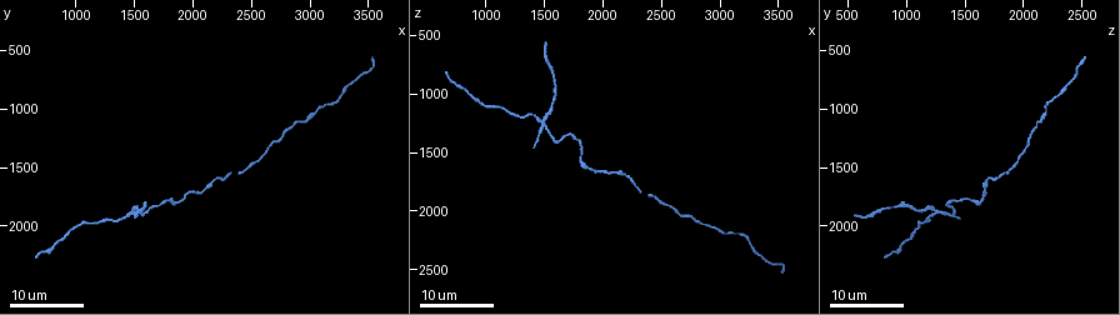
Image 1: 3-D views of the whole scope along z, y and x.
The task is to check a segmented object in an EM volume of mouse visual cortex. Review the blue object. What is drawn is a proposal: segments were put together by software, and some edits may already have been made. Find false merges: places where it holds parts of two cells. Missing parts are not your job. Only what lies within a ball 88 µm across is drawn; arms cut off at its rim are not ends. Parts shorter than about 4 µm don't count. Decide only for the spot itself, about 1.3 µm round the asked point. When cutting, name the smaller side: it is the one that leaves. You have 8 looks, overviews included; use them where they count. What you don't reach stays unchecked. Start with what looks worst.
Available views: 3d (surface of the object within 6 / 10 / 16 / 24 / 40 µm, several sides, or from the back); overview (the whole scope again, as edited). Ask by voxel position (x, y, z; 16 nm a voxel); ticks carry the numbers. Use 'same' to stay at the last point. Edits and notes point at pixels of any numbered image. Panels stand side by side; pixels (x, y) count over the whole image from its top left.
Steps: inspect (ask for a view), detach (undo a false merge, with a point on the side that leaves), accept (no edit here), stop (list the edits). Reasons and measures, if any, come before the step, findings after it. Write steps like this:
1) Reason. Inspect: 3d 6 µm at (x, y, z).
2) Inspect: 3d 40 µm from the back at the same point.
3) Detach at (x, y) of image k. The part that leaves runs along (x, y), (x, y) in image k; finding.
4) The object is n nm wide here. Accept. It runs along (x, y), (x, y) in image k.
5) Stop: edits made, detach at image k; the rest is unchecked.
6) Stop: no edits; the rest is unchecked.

Four or more arms meet. Inspect: 3d 16 µm at (1480, 1860, 1240).

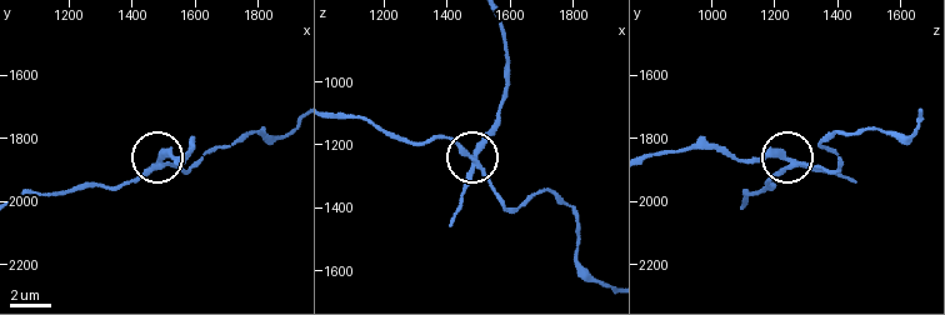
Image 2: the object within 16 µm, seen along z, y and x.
Inspect: 3d 6 µm at (1490, 1860, 1230).

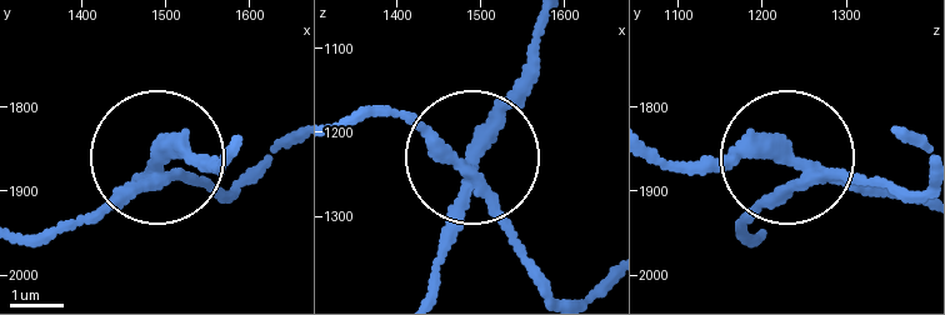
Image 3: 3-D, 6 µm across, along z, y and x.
4 arms meet here. Detach at (188, 135) of image 3. The part that leaves runs along (809, 165), (760, 151), (653, 161) in image 3; two cells meet here.

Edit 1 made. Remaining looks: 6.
Narrows sharply. Inspect: 3d 16 µm at (880, 2140, 1000).

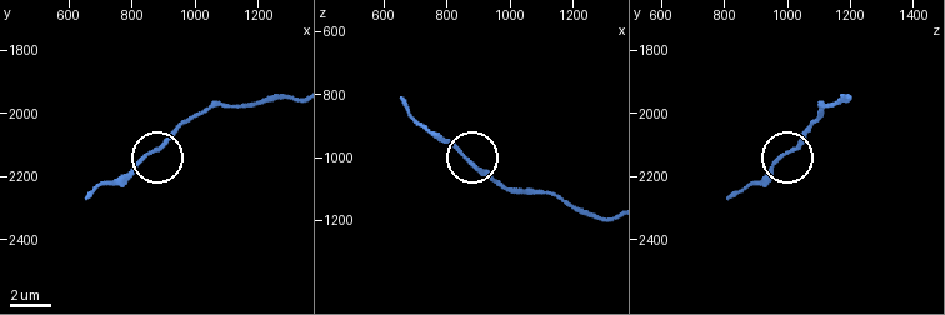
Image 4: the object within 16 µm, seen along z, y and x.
Inspect: 3d 10 µm at (870, 2120, 1010).

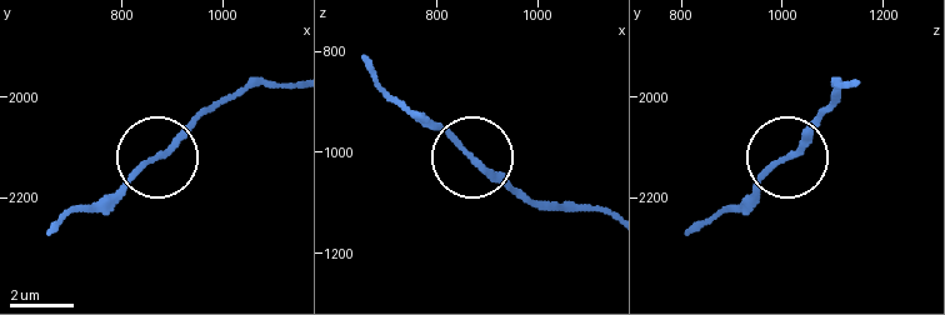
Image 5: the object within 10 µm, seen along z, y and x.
Accept. It runs along (288, 85), (231, 93), (105, 205) in image 5; continuous, no second cell.

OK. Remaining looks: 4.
Thick turns thin. Inspect: 3d 24 µm at (1780, 1800, 1400).

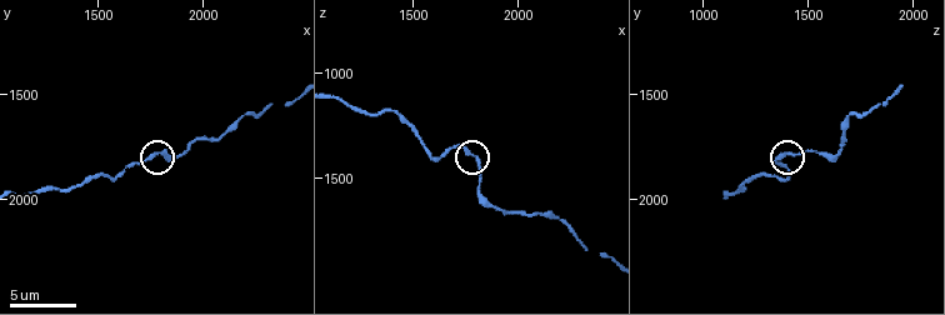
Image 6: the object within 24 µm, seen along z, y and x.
Inspect: 3d 6 µm at (1800, 1770, 1420).

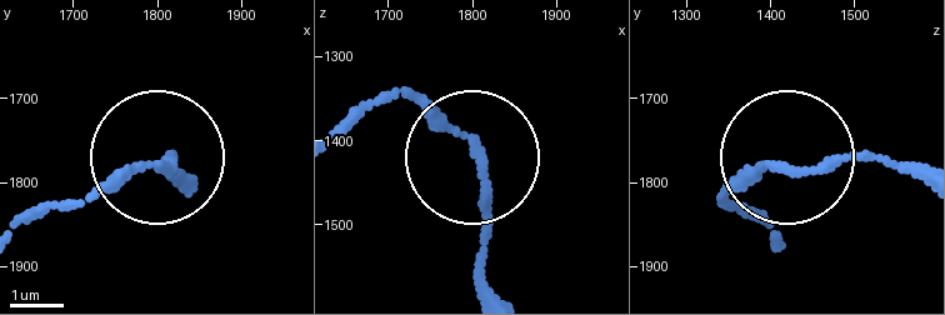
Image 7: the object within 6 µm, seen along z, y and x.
Other side. Inspect: 3d 6 µm from the back at (1810, 1780, 1420).

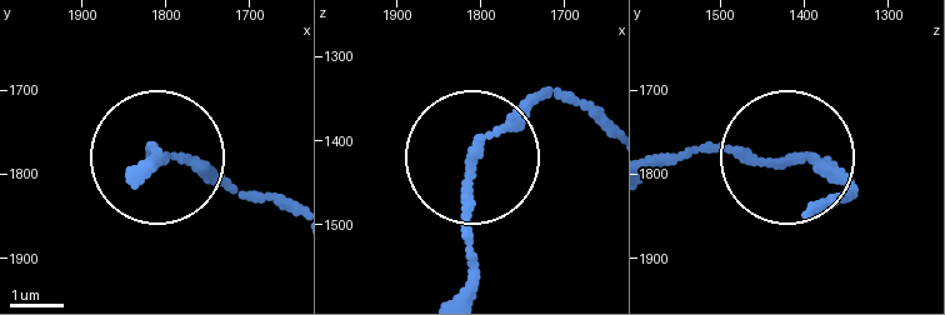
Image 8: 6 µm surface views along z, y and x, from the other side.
The object is 170 nm wide here. Accept. It runs along (451, 293), (470, 159), (555, 91) in image 8; one cell here.

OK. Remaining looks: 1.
Stop: edits made, detach at image 3; the rest is unchecked.

